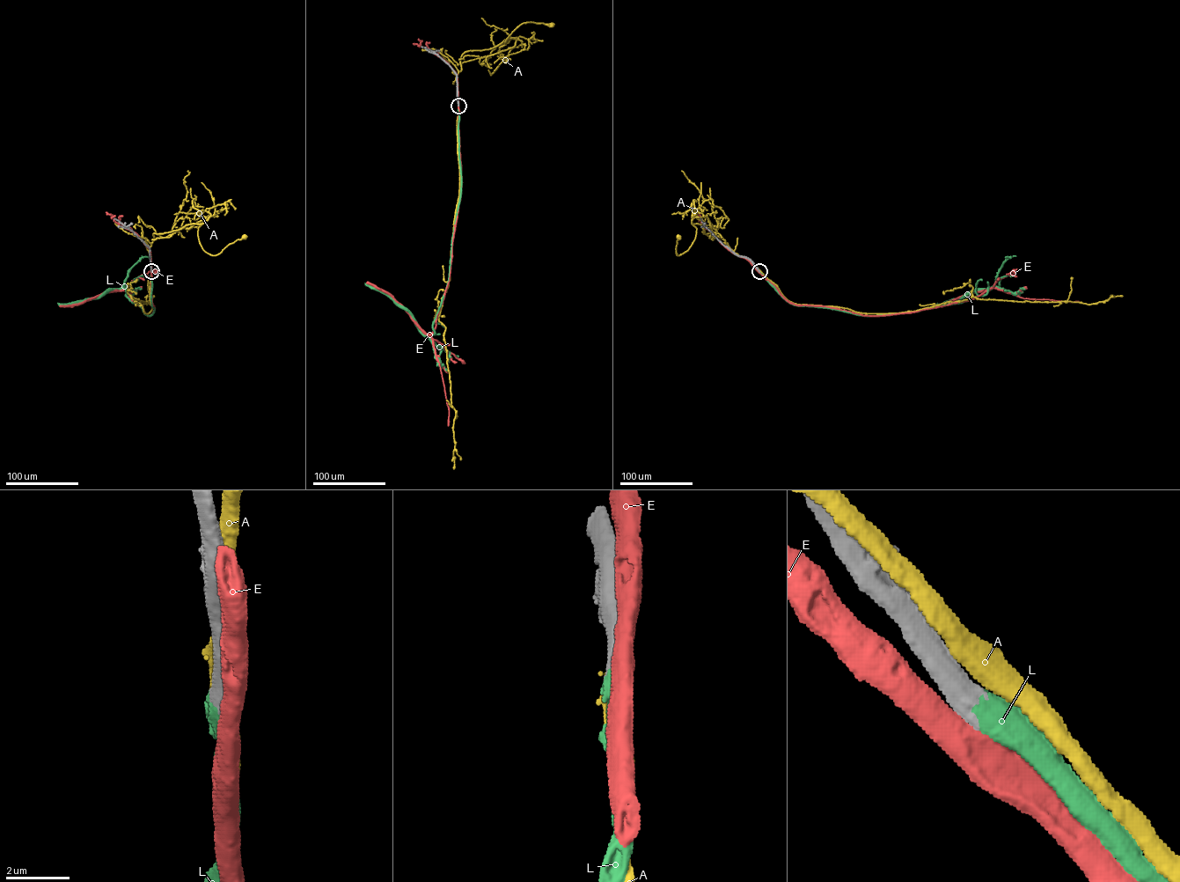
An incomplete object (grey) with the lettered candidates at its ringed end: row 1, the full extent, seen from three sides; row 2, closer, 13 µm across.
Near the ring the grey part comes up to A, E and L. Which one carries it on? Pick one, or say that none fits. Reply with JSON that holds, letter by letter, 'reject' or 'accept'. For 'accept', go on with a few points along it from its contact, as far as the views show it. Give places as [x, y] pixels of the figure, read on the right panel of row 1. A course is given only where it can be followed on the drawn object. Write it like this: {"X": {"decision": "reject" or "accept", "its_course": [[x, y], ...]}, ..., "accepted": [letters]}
{"A": {"decision": "reject"}, "E": {"decision": "reject"}, "L": {"decision": "accept", "its_course": [[758, 271], [790, 303], [865, 315], [912, 312], [959, 303], [984, 296], [988, 289], [971, 292]]}, "accepted": ["L"]}

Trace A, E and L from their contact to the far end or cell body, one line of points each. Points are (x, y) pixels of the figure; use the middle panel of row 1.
A: (458, 105), (456, 77), (465, 52), (491, 48), (509, 39), (505, 42), (525, 23), (551, 25)
E: (458, 105), (461, 187), (449, 282), (434, 331), (429, 334), (422, 331)
L: (458, 105), (461, 194), (449, 280), (433, 325), (435, 334), (426, 334), (413, 318)

